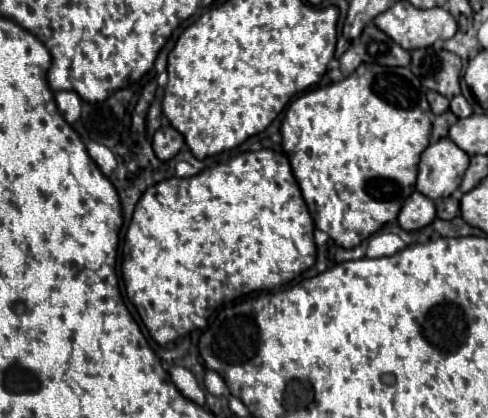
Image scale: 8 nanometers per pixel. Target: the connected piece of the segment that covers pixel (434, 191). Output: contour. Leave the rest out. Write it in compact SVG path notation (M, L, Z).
M442 138L430 144L418 168L416 188L424 196L438 200L452 196L452 192L460 186L462 176L468 168L468 154L460 150L450 138Z

